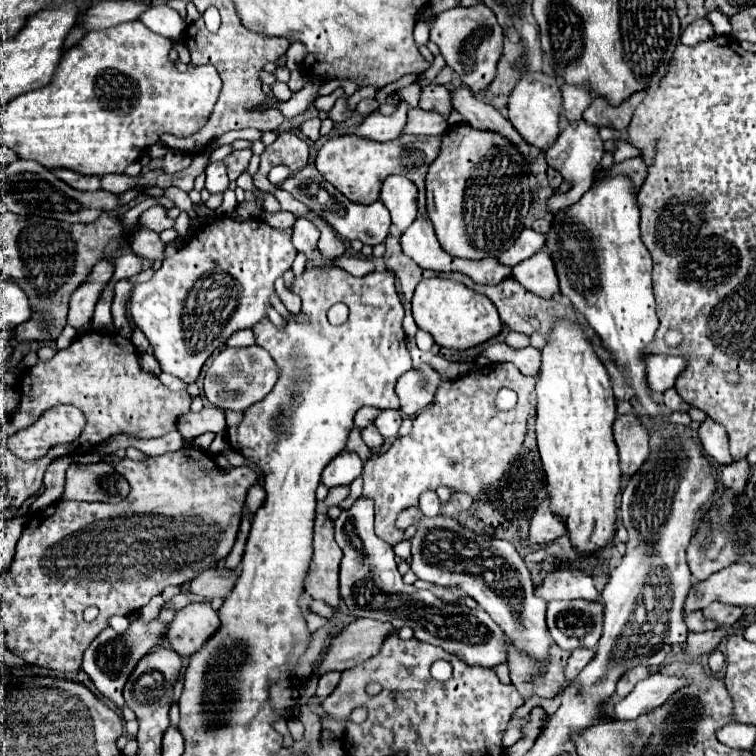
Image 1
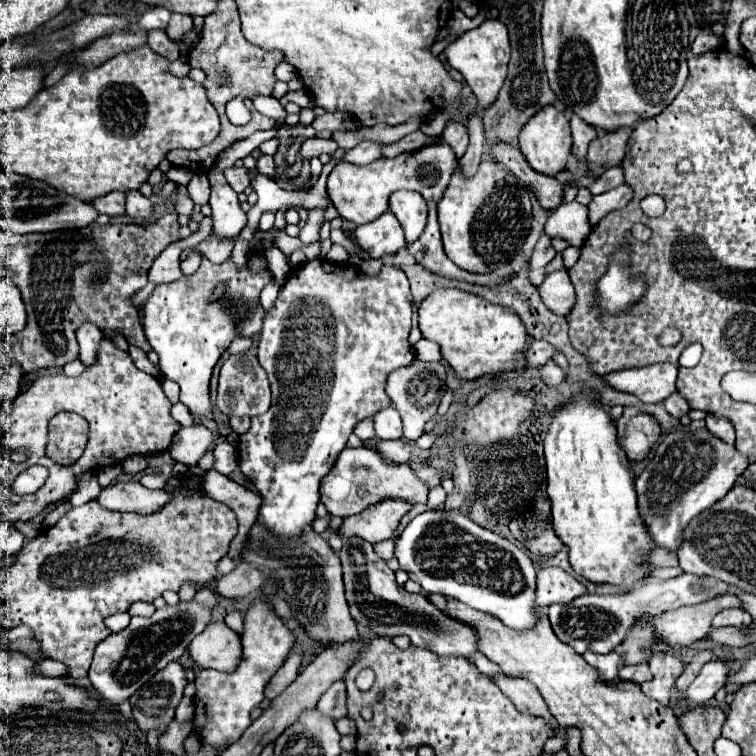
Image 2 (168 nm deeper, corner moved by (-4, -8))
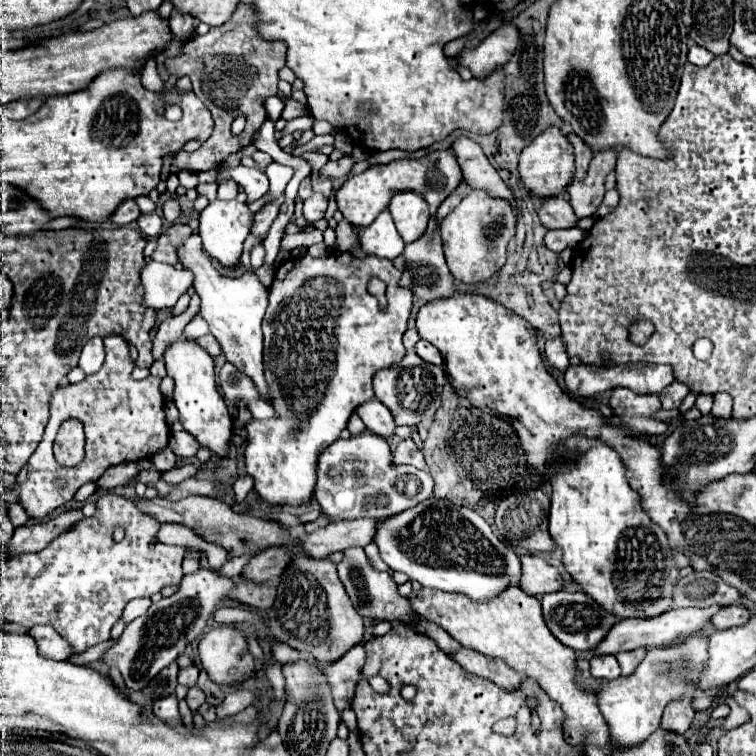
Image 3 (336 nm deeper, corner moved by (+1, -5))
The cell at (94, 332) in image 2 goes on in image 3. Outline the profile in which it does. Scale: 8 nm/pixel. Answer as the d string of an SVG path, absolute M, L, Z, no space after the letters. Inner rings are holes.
M93 338L89 340L83 350L81 350L81 358L79 358L79 368L85 374L95 374L105 360L105 350L103 350L103 340L101 338Z

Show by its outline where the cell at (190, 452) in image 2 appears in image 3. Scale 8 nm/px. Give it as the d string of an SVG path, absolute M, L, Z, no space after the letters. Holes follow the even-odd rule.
M185 430L173 432L169 440L169 448L179 456L179 458L193 458L199 450L199 442Z

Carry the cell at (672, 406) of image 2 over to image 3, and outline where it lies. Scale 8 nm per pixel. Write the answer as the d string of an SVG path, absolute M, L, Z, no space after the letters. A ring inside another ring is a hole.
M675 380L673 384L669 384L661 394L659 394L659 398L661 398L661 404L663 404L663 408L665 410L673 410L673 408L679 408L681 406L681 402L683 402L683 398L689 394L689 388L685 386L685 384L681 384L679 380Z

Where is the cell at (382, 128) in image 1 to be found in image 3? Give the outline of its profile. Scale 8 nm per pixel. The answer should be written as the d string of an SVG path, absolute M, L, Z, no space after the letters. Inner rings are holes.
M343 156L341 160L337 162L327 162L317 174L321 180L327 180L327 178L341 178L341 176L347 176L349 170L353 166L353 160L349 156Z

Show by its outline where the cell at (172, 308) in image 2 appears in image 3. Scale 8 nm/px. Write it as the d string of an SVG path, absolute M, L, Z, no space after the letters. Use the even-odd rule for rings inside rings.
M177 340L165 352L165 364L167 364L167 374L175 380L173 402L179 410L179 420L183 428L191 436L195 436L195 440L203 448L207 448L213 456L227 458L231 446L231 434L233 434L233 420L229 416L223 396L217 390L213 358L197 342Z

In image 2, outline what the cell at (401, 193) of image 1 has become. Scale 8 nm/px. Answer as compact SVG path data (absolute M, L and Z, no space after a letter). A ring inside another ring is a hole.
M396 191L390 195L390 211L398 217L406 241L416 241L426 227L426 201L416 191Z

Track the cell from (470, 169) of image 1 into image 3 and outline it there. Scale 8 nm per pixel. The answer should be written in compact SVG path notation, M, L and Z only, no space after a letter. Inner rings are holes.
M483 190L469 192L461 204L441 222L443 250L451 274L463 284L477 284L489 280L505 266L505 252L509 240L515 236L517 214L499 198L487 196Z

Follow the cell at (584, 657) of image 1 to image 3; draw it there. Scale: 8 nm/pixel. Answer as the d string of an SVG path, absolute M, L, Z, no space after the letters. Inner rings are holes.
M591 656L589 662L591 662L591 674L595 678L613 680L621 674L621 668L619 668L615 656Z

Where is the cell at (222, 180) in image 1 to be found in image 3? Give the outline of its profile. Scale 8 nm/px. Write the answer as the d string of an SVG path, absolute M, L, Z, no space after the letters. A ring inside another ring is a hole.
M213 200L199 214L199 236L203 238L203 248L211 258L215 258L227 270L235 270L241 266L243 242L247 240L251 226L253 226L253 212L249 210L247 204L241 204L237 200L231 202Z

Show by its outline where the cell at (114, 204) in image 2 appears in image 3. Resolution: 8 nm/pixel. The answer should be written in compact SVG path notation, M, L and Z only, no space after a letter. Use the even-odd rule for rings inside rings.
M125 200L117 210L115 214L111 216L111 222L115 226L127 226L127 224L133 224L137 220L137 216L141 216L141 210L139 206L133 202L133 200Z

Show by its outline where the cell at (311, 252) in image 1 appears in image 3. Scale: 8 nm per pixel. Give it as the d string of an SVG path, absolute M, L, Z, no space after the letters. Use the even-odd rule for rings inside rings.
M313 194L303 202L303 216L309 222L321 220L325 216L325 210L327 210L327 198L323 194Z

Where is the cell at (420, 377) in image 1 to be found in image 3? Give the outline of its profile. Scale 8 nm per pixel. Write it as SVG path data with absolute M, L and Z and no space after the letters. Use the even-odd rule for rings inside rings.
M409 350L399 364L385 368L373 376L373 390L375 398L381 400L391 410L397 426L415 426L435 416L435 412L441 406L441 390L445 382L447 376L443 368L421 360L413 350Z

